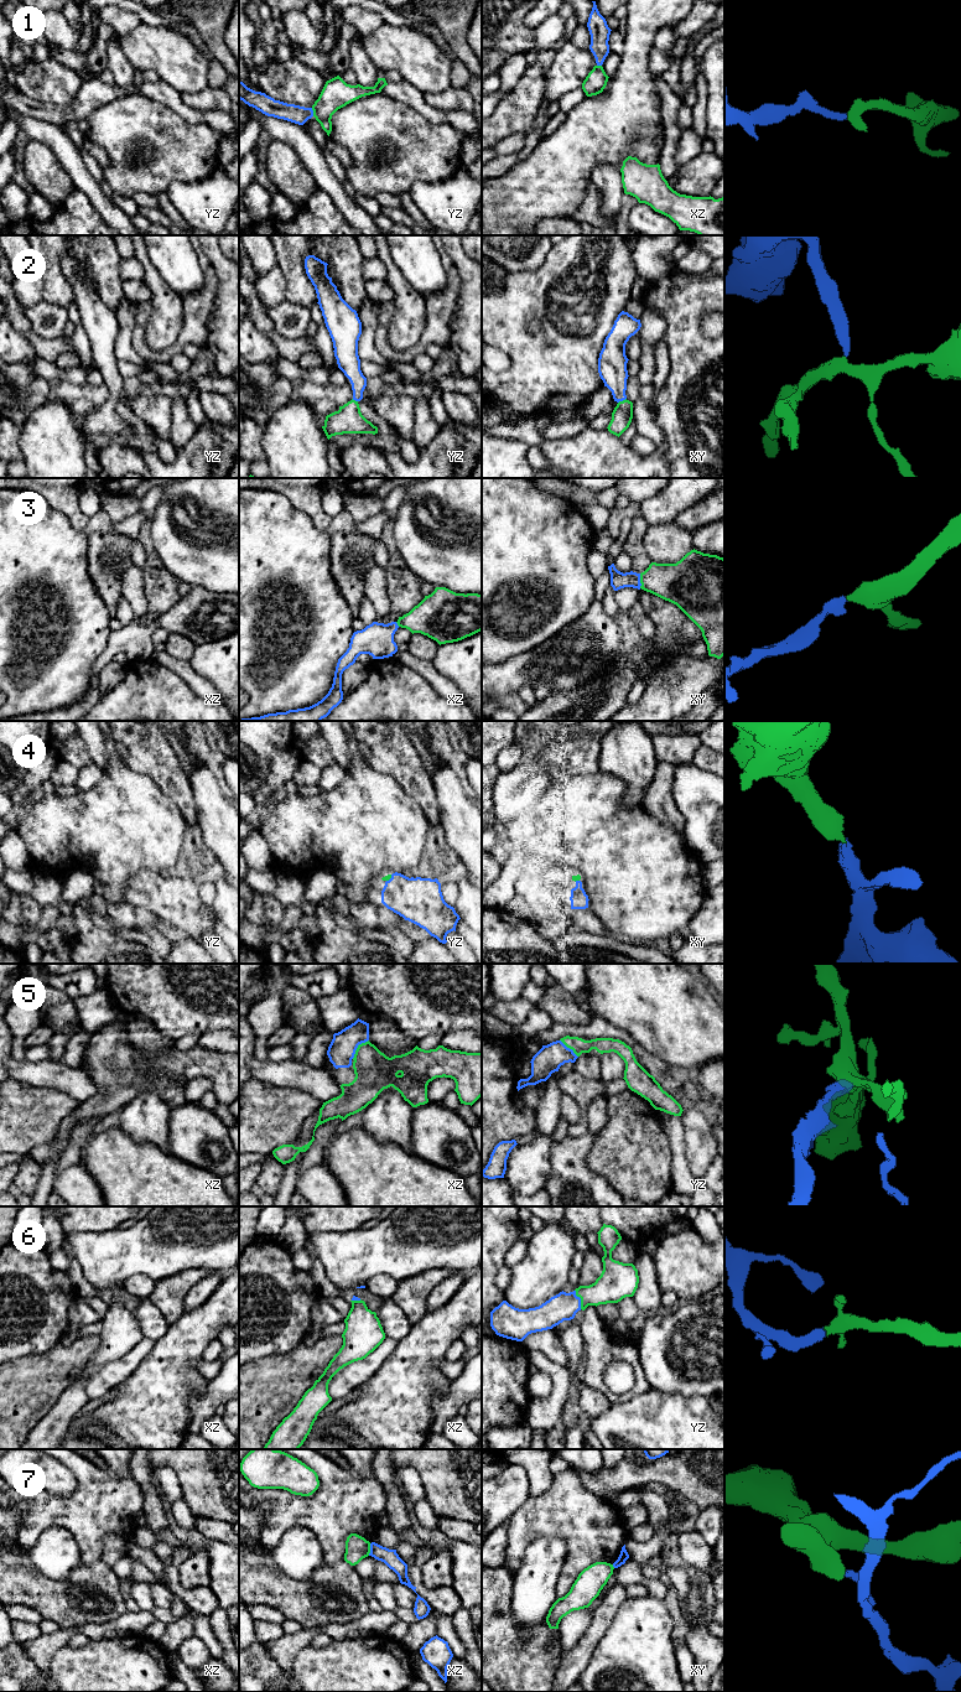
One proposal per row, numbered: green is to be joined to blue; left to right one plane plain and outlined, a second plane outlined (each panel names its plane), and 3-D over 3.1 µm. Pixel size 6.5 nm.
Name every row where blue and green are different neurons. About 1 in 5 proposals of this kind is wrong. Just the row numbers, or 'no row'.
7

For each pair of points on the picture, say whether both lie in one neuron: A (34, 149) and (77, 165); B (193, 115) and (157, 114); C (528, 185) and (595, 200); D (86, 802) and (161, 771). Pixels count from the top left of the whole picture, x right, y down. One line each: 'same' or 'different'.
A: different
B: different
C: different
D: different

